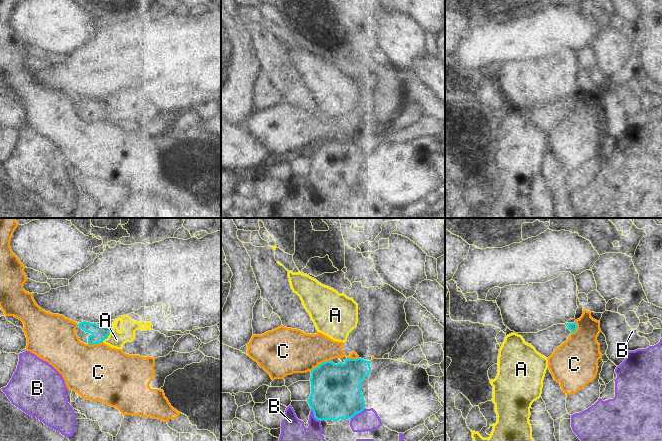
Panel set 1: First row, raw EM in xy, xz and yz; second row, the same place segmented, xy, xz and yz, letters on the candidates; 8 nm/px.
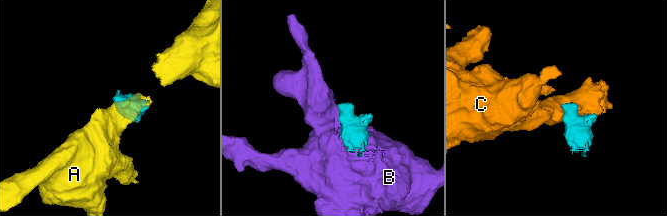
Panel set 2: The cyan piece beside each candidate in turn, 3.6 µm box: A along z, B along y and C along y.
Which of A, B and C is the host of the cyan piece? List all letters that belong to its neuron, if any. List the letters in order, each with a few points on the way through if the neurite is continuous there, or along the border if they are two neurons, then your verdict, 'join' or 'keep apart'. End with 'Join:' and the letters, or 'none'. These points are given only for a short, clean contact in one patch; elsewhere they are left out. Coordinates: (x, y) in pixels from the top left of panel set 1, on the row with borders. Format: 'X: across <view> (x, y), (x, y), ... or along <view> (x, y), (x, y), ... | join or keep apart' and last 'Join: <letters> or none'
A: along xy (111, 330), (109, 335), (102, 341) | keep apart
B: keep apart
C: keep apart
Join: none

